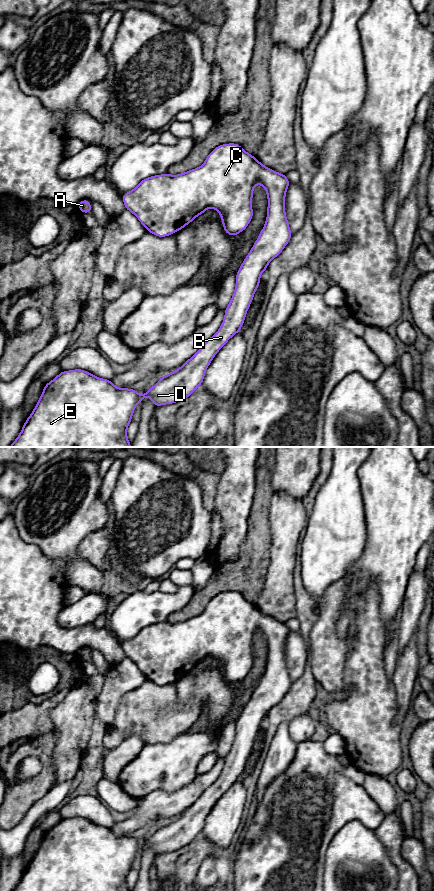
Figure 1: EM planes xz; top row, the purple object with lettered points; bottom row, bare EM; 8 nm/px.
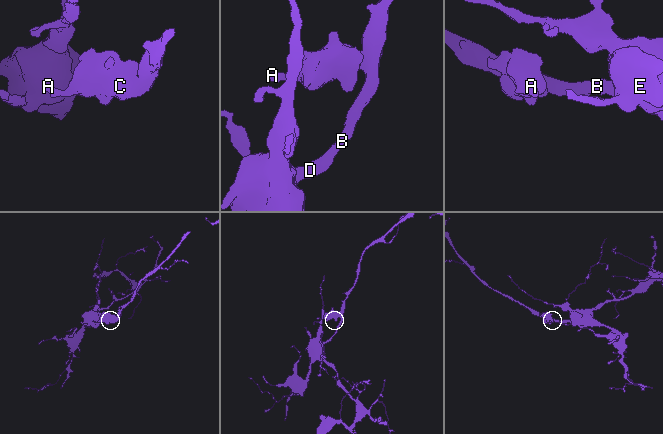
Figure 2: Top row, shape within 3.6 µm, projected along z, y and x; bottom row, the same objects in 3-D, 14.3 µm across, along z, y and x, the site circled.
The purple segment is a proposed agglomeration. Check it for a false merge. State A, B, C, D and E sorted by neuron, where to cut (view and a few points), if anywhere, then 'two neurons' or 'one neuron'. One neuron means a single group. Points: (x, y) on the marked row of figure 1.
A B C D E | no cut | one neuron

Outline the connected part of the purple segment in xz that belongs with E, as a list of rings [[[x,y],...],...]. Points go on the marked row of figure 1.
[[[228,143],[219,145],[212,150],[205,162],[196,169],[178,175],[164,173],[147,177],[133,190],[122,195],[125,209],[133,213],[146,230],[157,237],[167,237],[183,229],[197,216],[204,214],[208,208],[213,208],[219,212],[225,233],[234,237],[243,232],[253,218],[253,188],[257,184],[261,184],[267,193],[267,218],[259,237],[236,273],[235,290],[225,309],[224,319],[219,330],[180,368],[162,376],[143,395],[139,395],[134,389],[118,388],[111,380],[96,377],[82,369],[61,371],[52,381],[44,385],[44,391],[41,393],[38,403],[25,421],[20,434],[9,447],[131,447],[127,438],[127,428],[132,421],[132,415],[138,403],[142,403],[145,397],[149,397],[155,407],[173,404],[182,399],[187,399],[201,386],[212,359],[231,337],[241,331],[246,313],[260,285],[260,275],[266,271],[270,261],[283,251],[292,237],[285,213],[285,197],[290,182],[285,174],[264,166],[257,160],[257,157],[247,153],[237,143]]]

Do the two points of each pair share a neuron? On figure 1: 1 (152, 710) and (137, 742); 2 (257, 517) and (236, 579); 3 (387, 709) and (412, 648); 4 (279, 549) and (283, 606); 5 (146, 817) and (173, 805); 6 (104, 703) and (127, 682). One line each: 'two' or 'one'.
1: two
2: one
3: two
4: one
5: one
6: one

